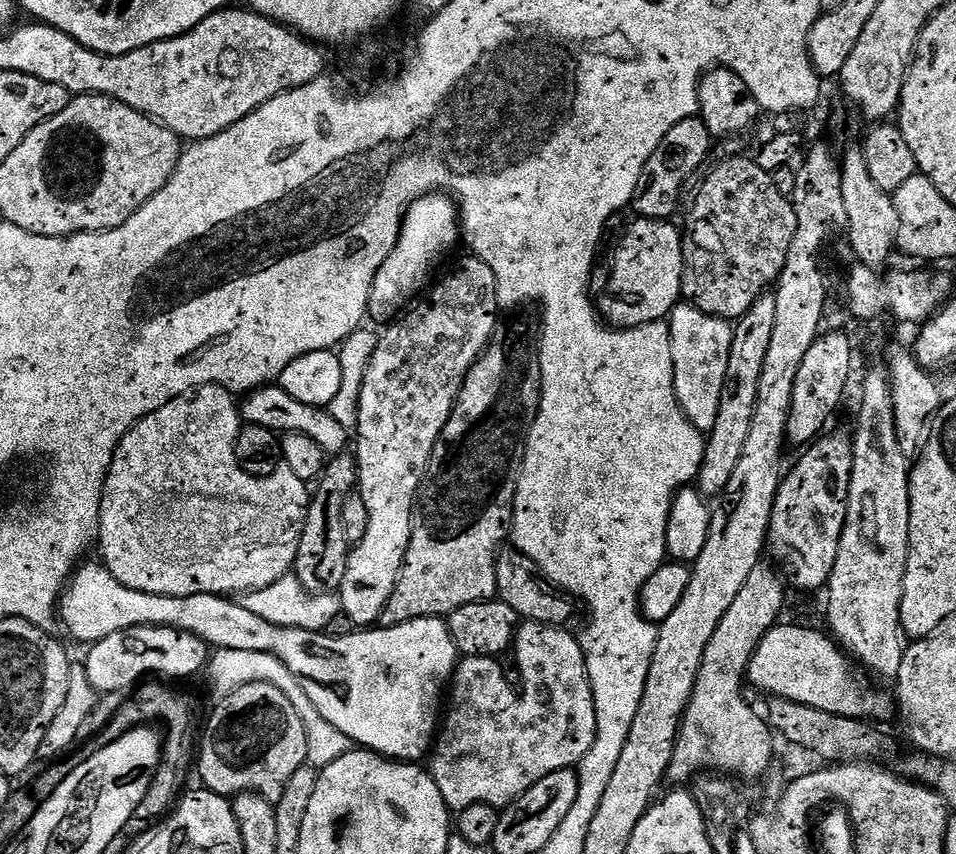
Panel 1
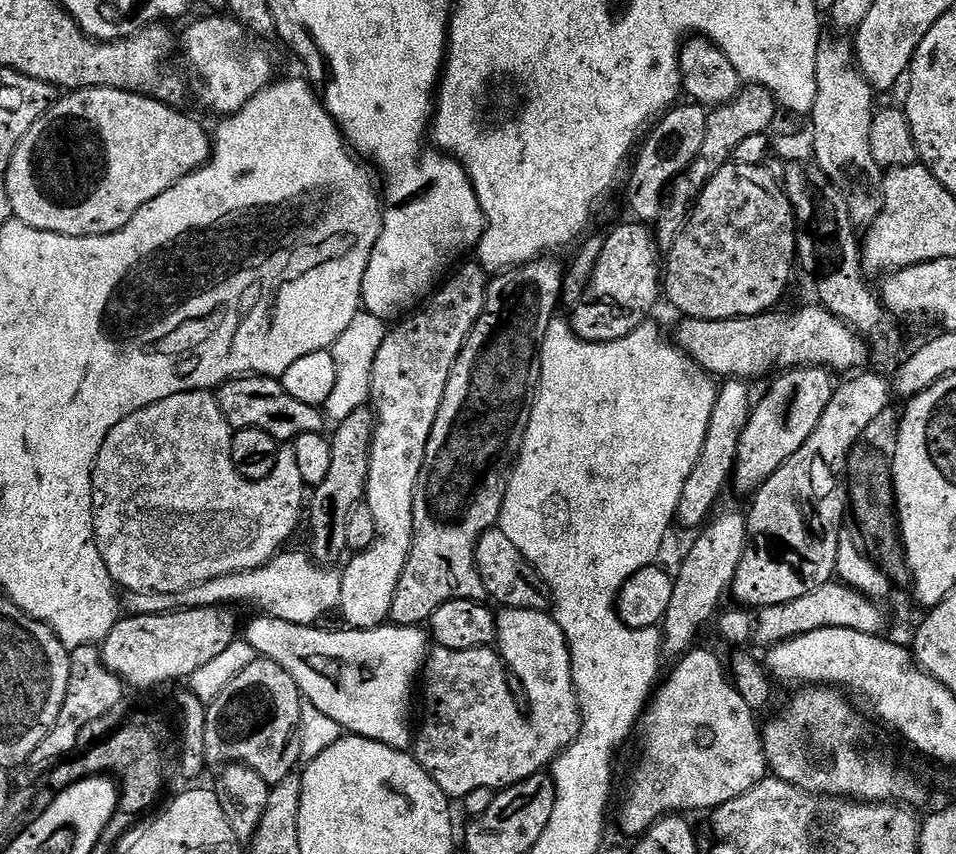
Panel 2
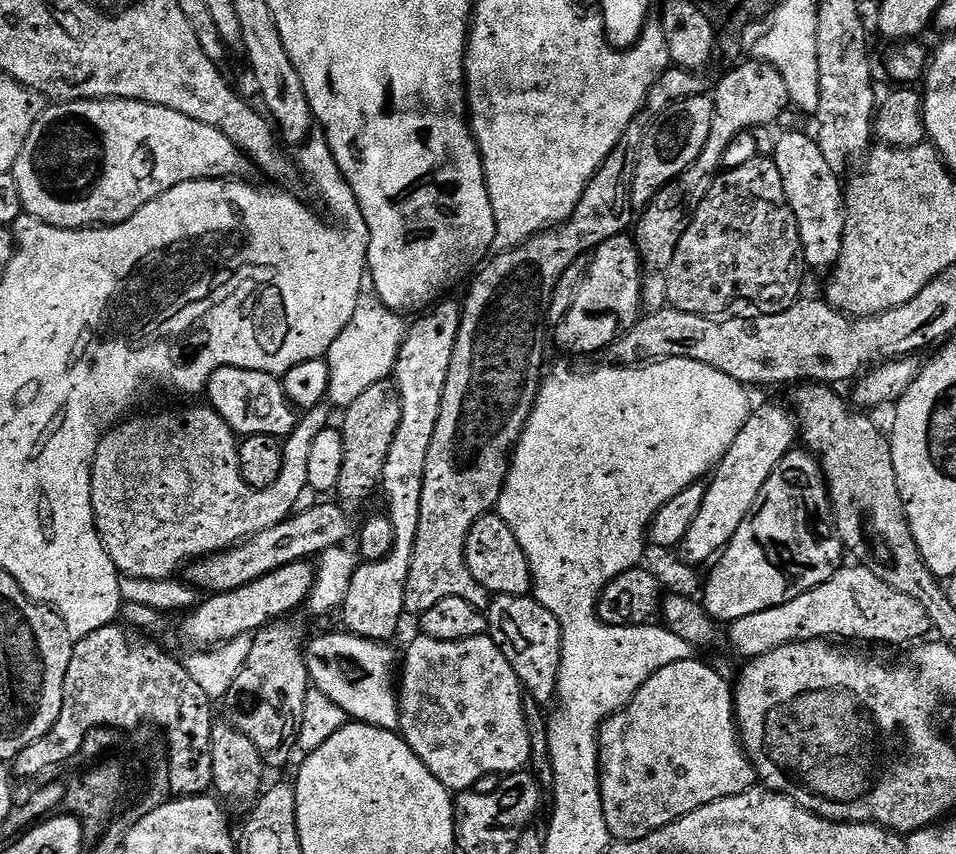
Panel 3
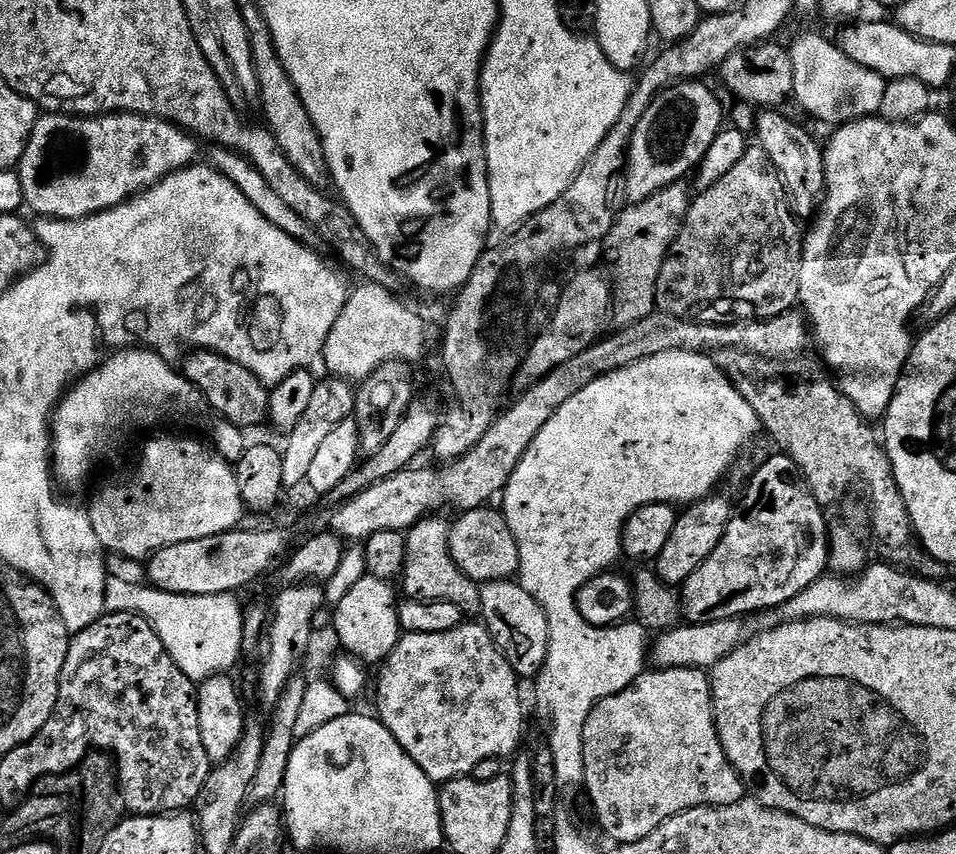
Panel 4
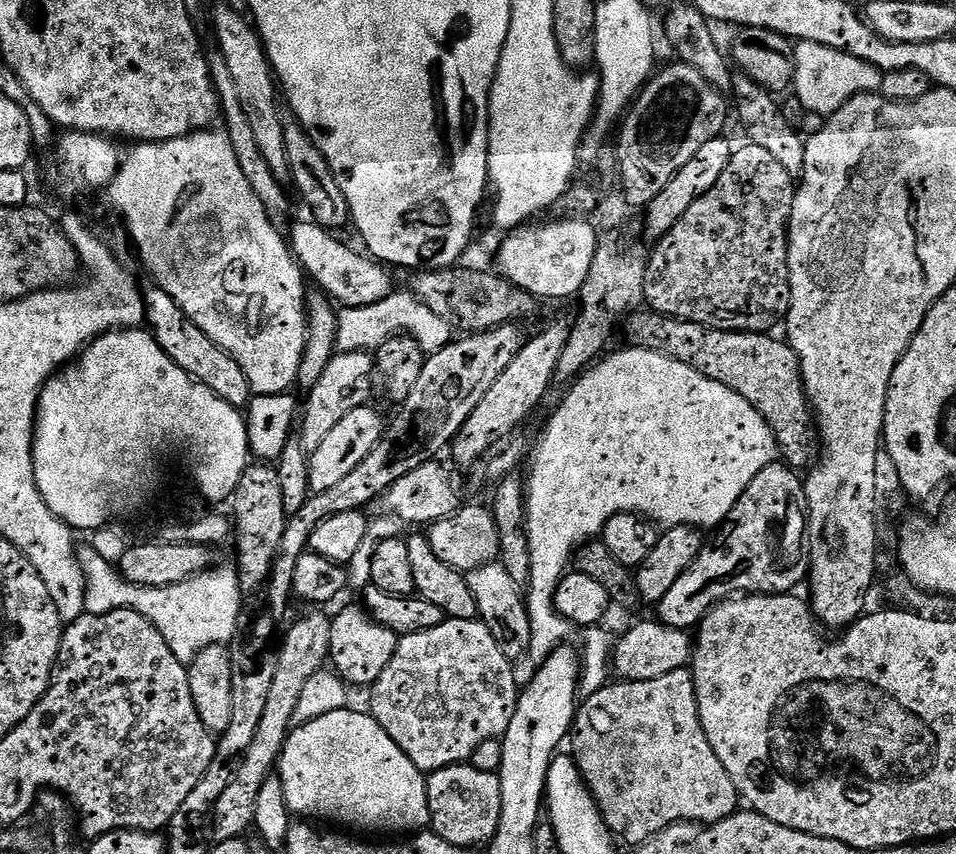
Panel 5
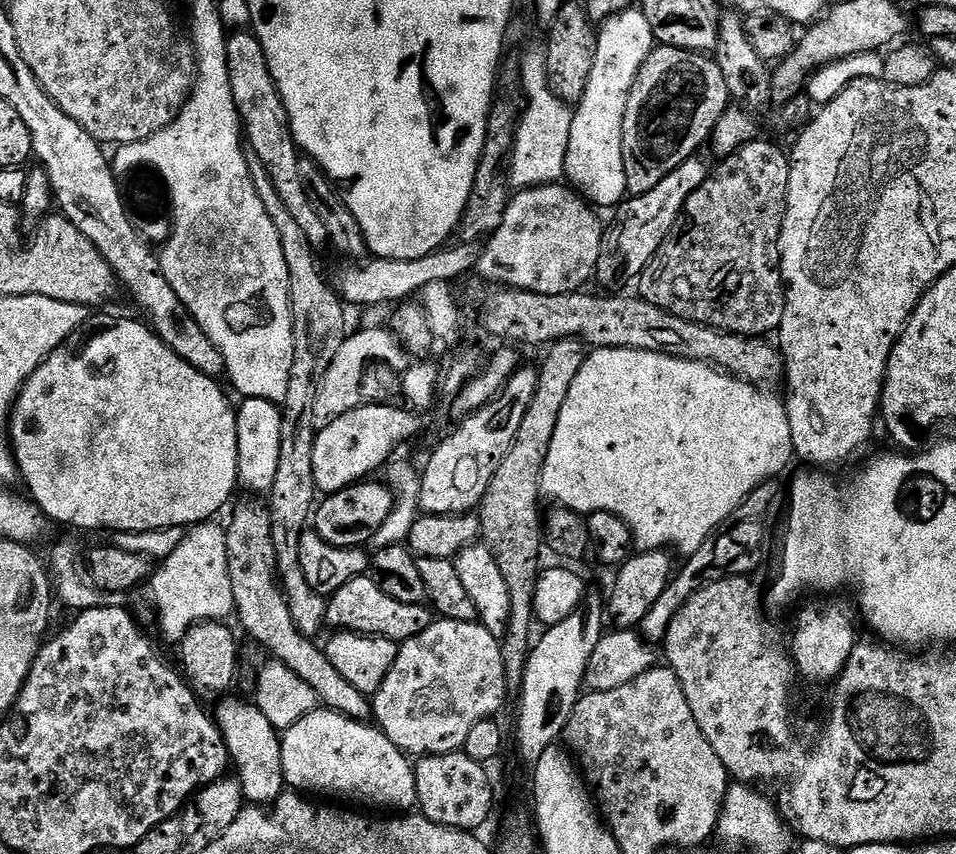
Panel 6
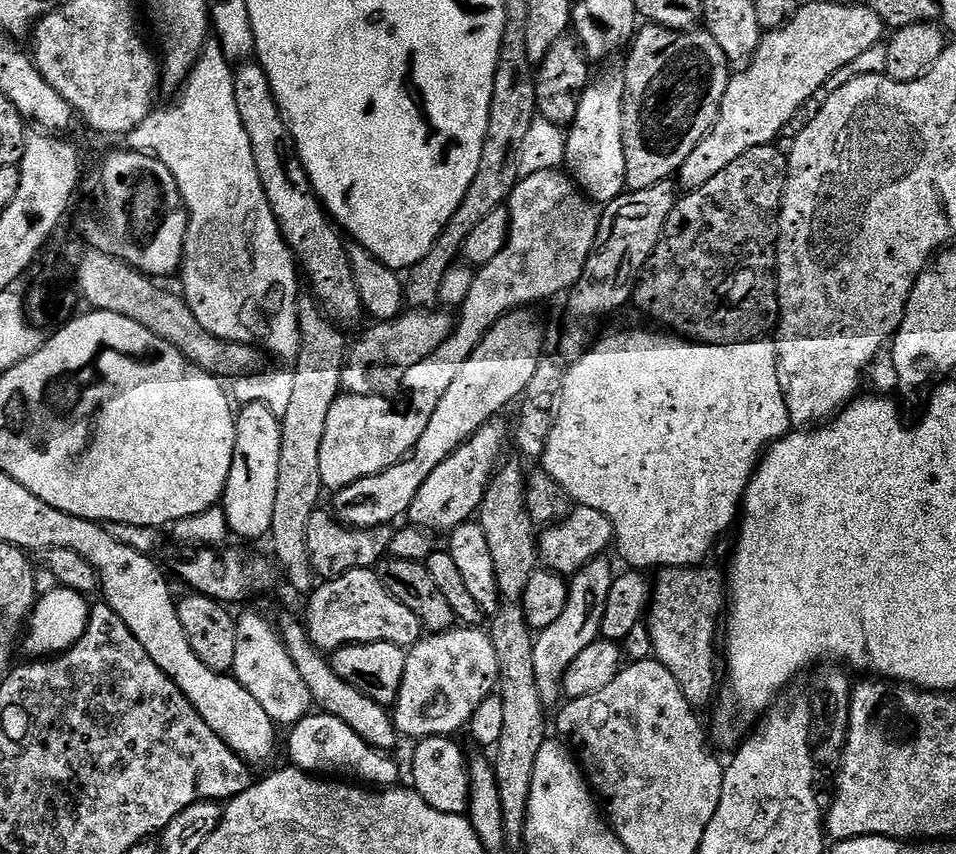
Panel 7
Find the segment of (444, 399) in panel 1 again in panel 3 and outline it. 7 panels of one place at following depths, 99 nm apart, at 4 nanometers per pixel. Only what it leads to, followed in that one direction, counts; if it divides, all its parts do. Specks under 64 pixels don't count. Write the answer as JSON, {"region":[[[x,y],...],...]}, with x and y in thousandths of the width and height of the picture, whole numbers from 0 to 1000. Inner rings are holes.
{"region":[[[468,351],[432,374],[435,376],[424,388],[413,426],[412,453],[418,460],[421,487],[397,556],[402,585],[406,589],[404,603],[412,621],[411,639],[395,658],[381,658],[373,664],[358,708],[359,734],[367,744],[378,745],[381,749],[409,751],[409,745],[418,735],[418,725],[425,721],[423,692],[437,625],[446,532],[450,527],[450,513],[454,513],[454,499],[458,499],[467,438],[471,433],[471,419],[481,385],[482,357]]]}

